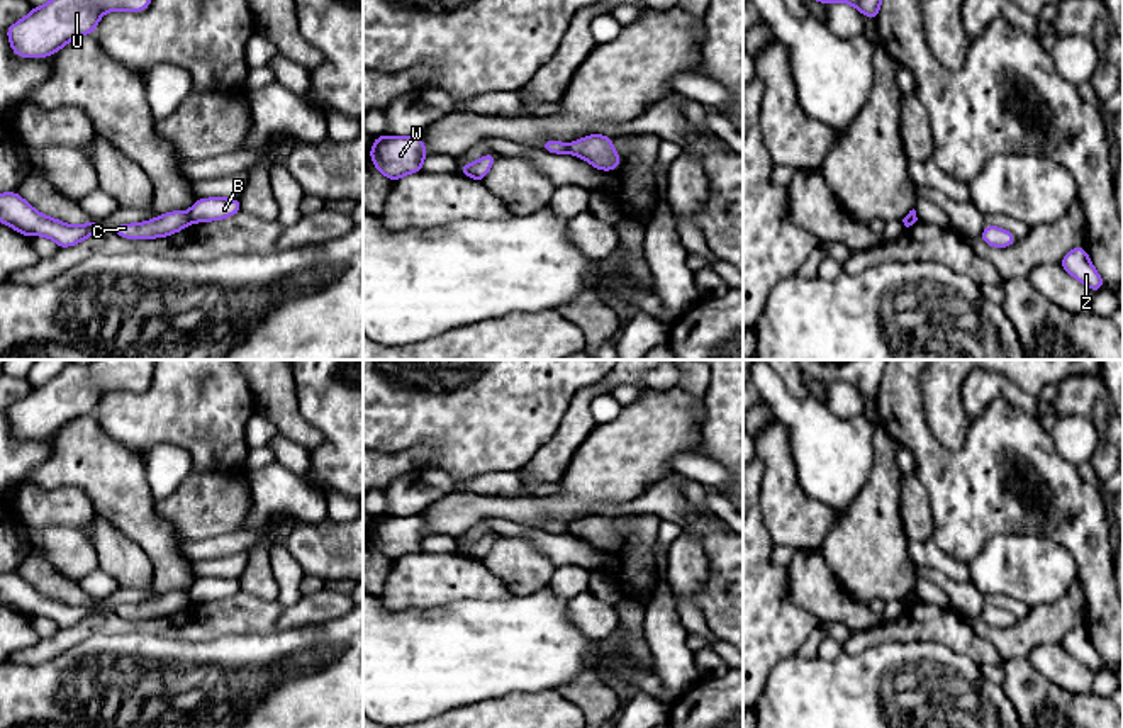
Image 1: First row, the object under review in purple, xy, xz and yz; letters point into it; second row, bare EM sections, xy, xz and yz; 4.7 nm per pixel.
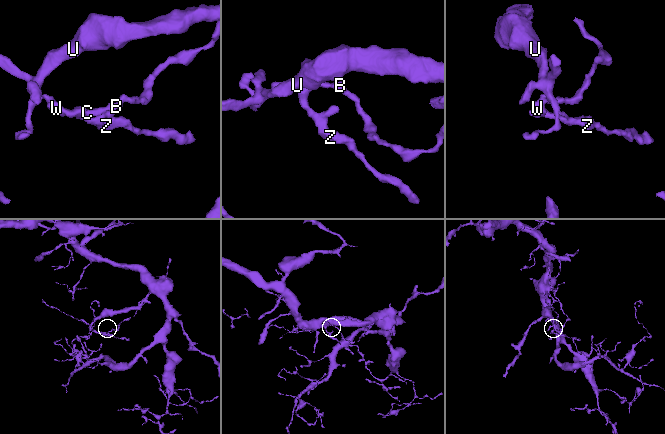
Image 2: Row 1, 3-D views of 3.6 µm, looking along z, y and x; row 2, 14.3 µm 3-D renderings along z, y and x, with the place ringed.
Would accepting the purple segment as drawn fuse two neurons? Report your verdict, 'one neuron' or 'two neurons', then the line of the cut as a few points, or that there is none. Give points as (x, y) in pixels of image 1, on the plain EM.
two neurons; cut xy (187, 593), (192, 601)

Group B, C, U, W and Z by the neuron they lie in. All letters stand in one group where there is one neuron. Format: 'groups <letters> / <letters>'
groups B / C U W Z

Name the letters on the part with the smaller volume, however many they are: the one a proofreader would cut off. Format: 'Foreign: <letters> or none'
Foreign: B

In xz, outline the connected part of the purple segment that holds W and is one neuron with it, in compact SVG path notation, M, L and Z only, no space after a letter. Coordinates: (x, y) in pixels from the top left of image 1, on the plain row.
M378 516L373 521L370 540L377 550L392 562L422 552L422 541L429 536L422 516Z

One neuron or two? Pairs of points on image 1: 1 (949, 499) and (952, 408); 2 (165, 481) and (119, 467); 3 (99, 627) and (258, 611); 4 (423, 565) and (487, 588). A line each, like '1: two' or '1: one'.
1: two
2: two
3: one
4: one

